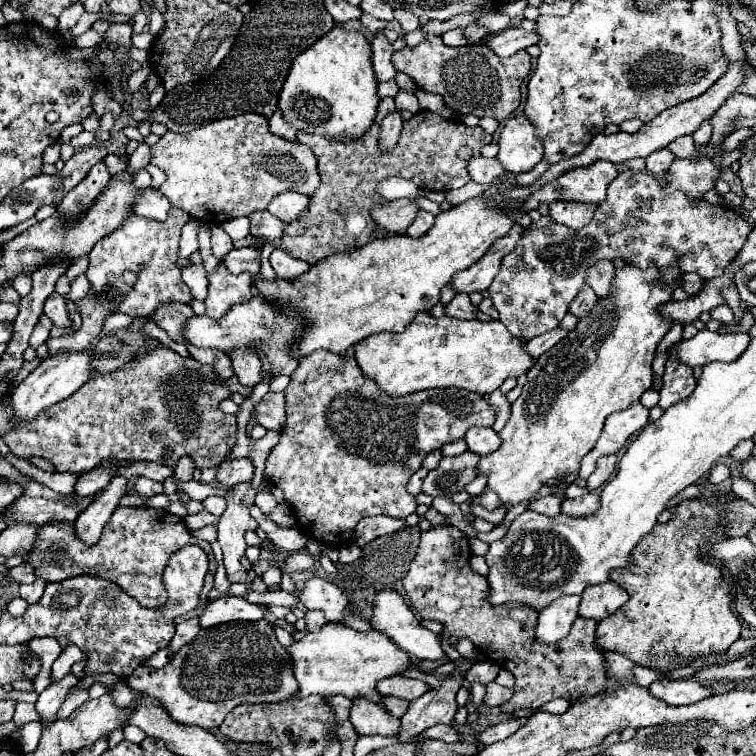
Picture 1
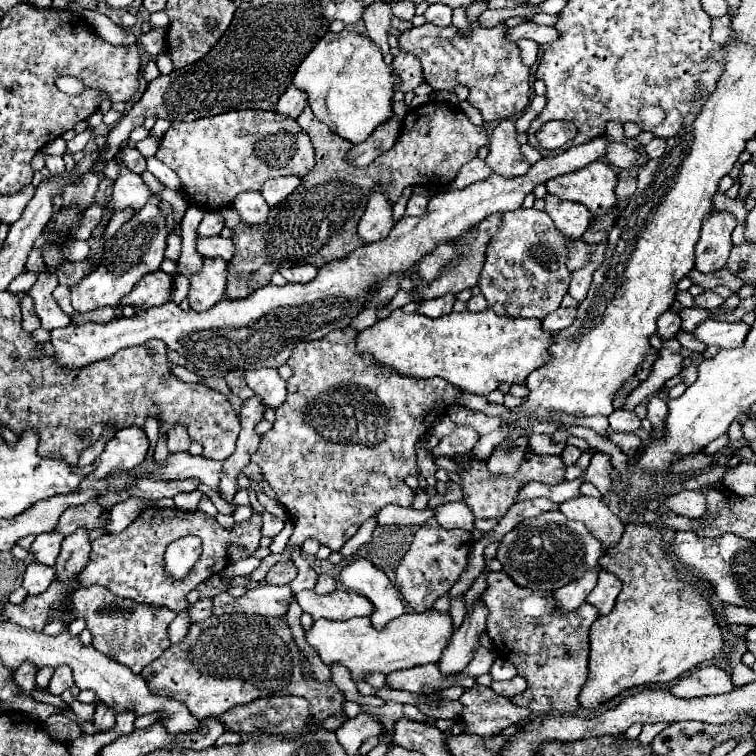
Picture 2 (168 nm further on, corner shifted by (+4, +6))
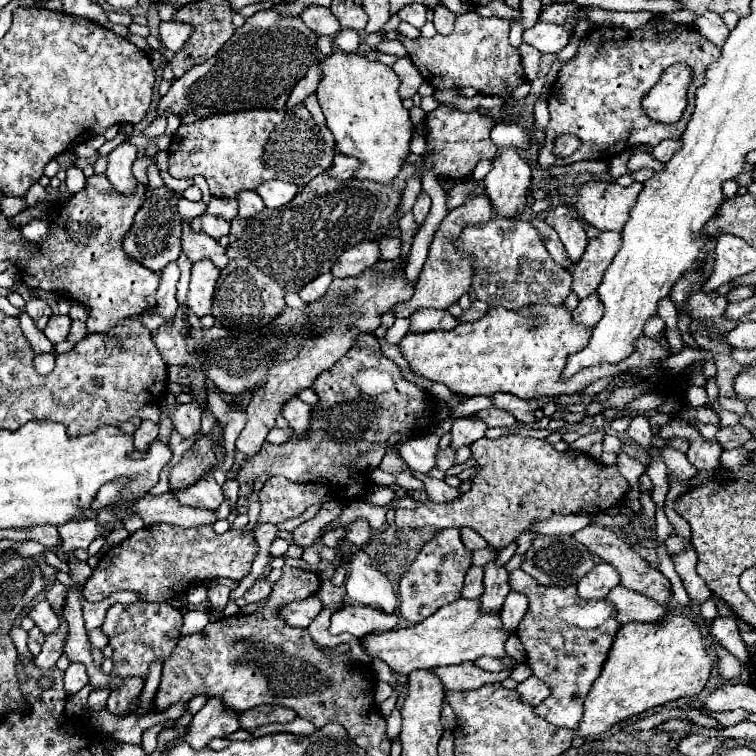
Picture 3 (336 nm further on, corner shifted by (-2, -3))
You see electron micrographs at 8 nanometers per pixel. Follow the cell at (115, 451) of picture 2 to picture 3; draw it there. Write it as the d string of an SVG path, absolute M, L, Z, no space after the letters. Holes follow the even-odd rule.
M141 420L137 432L133 434L135 436L135 450L139 454L143 454L145 448L157 438L157 434L159 434L159 424L155 424L151 420Z

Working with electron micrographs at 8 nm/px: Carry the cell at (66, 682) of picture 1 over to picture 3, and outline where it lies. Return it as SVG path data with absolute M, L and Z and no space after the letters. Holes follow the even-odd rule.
M71 662L69 668L65 670L65 688L67 694L79 692L87 684L87 670L79 662Z

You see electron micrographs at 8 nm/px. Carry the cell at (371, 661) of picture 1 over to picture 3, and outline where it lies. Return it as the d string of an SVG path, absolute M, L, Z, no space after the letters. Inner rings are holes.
M459 598L453 604L447 604L439 608L433 616L427 620L411 626L411 628L395 628L389 632L379 632L379 634L369 634L363 638L365 642L365 654L371 658L381 658L391 666L391 670L401 672L401 674L411 674L413 670L431 670L437 666L449 666L449 664L461 664L461 662L475 662L481 656L493 656L493 658L505 658L505 640L509 638L511 632L503 630L501 622L501 612L483 612L479 598L477 600L465 600Z

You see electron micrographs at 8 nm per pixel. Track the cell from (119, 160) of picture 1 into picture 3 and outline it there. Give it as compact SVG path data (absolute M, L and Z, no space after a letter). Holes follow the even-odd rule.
M143 156L143 158L137 158L135 164L133 164L133 176L137 178L137 182L141 184L147 184L147 166L151 164L153 160L149 156Z

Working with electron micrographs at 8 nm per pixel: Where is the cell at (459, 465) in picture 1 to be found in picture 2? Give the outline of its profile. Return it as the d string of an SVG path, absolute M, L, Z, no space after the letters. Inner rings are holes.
M455 427L455 431L439 441L439 445L433 449L433 459L447 457L455 459L459 455L469 455L477 443L479 435L473 431L473 427Z

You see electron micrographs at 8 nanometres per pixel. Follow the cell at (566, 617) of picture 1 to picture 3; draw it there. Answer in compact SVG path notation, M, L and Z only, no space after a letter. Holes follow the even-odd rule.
M601 562L591 572L587 572L583 580L579 580L577 590L579 590L579 596L585 600L601 600L609 594L611 588L619 584L621 584L619 572L611 564Z

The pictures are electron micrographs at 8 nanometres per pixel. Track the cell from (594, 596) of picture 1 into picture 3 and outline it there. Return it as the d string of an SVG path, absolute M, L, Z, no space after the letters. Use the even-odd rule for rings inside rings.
M623 586L613 588L607 596L609 602L615 604L617 610L617 620L621 624L627 622L661 622L667 616L667 610L647 596L627 590Z

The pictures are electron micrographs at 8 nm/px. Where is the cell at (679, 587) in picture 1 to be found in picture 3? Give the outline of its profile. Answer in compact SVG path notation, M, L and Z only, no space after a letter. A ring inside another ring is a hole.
M667 606L667 618L661 624L625 624L617 632L601 676L593 682L585 698L585 712L577 736L589 738L603 734L649 708L699 694L709 680L711 666L713 658L703 646L699 626L671 606Z

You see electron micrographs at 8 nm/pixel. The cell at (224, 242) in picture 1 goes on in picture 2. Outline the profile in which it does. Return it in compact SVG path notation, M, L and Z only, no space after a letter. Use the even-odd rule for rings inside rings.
M207 211L203 221L197 227L197 233L199 237L213 237L213 235L219 235L223 227L225 227L223 215L219 211Z

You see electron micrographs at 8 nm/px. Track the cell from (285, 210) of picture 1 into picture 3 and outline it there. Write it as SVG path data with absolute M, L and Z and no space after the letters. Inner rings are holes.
M271 180L271 182L263 182L257 188L257 194L263 198L267 208L279 208L295 198L297 186L281 182L281 180Z

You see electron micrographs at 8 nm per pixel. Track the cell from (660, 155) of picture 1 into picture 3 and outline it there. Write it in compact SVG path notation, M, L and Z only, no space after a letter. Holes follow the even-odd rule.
M663 140L661 144L657 144L653 148L653 156L659 160L659 162L667 162L671 160L671 156L681 148L679 140Z

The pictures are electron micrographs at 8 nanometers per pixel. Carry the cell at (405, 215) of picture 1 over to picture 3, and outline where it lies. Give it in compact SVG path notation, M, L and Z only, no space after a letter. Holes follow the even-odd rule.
M365 240L335 260L331 266L331 274L337 278L347 278L347 276L359 276L363 270L371 268L377 262L379 256L379 244L377 240Z

